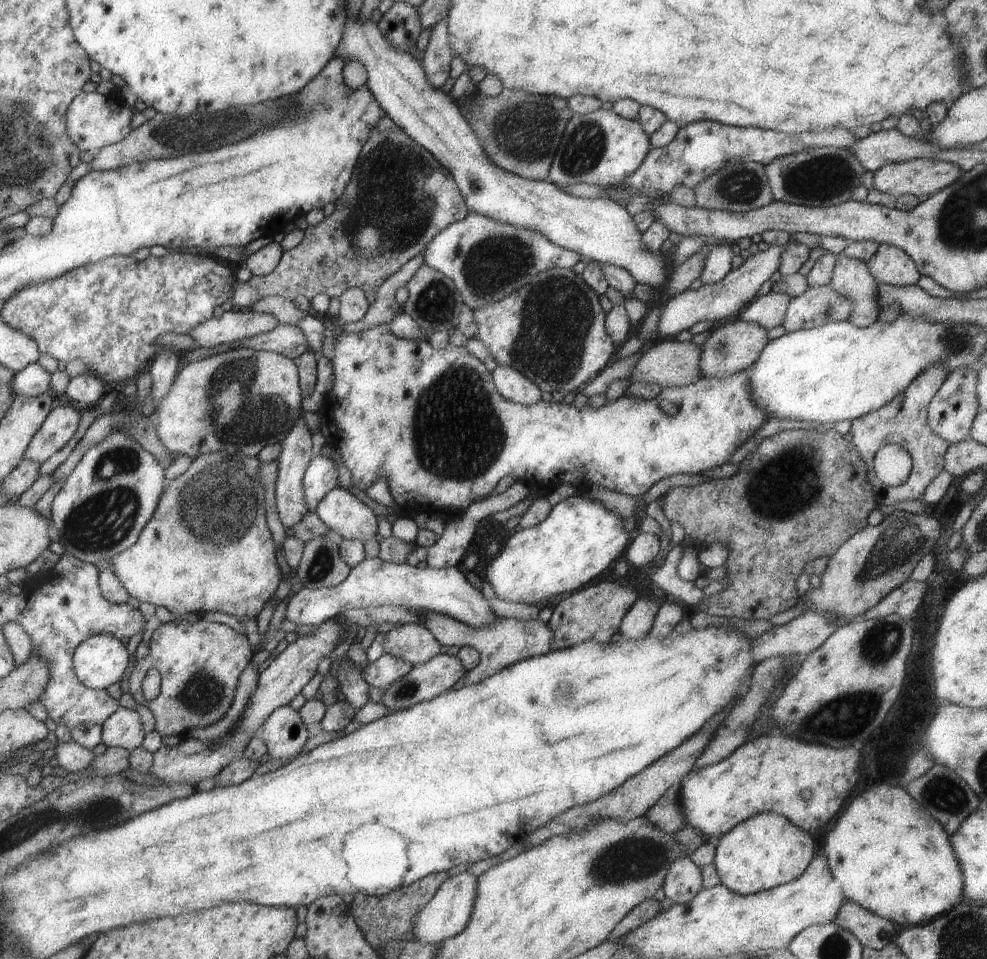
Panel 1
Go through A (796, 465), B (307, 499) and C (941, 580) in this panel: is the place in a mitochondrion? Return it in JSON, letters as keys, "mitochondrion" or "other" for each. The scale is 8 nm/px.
{"A":"mitochondrion","B":"other","C":"mitochondrion"}

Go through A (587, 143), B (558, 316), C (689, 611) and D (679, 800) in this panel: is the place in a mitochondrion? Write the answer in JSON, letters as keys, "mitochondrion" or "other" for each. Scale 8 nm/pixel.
{"A":"mitochondrion","B":"mitochondrion","C":"other","D":"other"}

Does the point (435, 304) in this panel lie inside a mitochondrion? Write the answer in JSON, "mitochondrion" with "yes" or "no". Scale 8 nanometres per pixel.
{"mitochondrion":"yes"}

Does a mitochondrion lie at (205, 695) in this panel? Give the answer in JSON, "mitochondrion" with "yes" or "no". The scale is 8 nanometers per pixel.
{"mitochondrion":"yes"}

